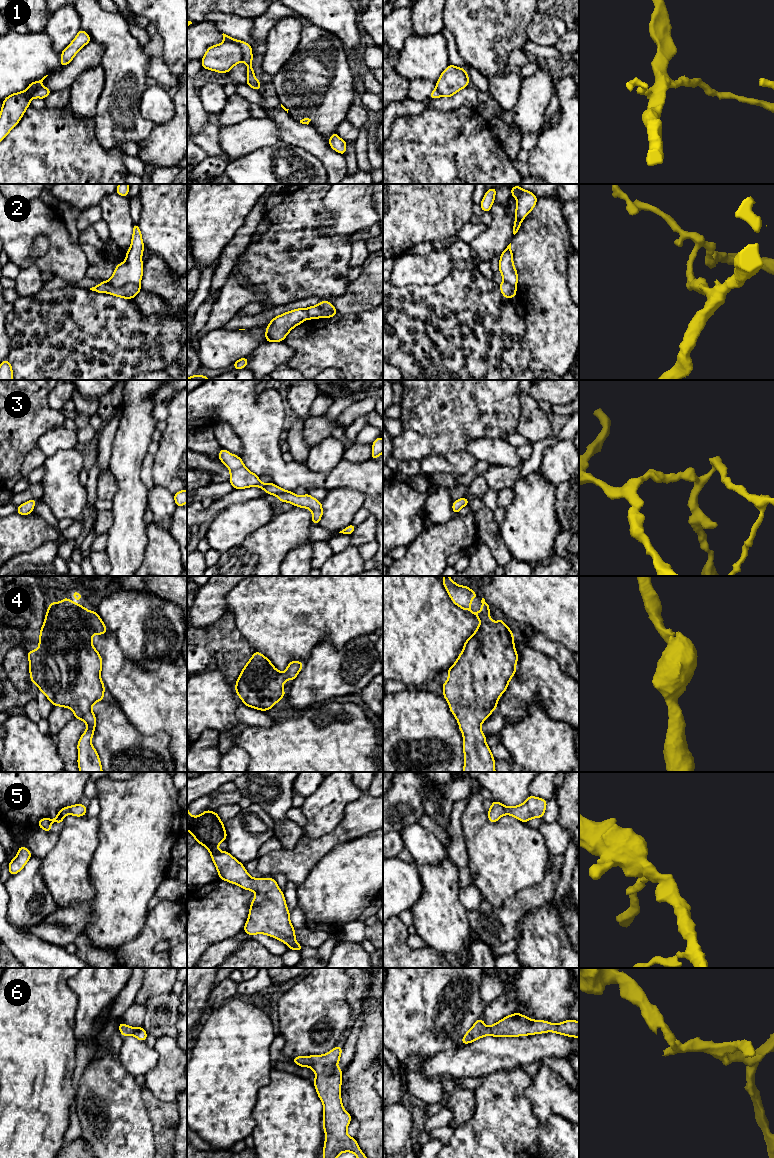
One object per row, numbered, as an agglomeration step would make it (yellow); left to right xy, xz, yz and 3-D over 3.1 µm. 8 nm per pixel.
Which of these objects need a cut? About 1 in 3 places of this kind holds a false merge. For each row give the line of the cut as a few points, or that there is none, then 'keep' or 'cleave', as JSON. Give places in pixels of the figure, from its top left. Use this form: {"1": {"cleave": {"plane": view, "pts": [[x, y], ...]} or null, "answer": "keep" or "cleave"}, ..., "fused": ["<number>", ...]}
{"1": {"cleave": {"plane": "xz", "pts": [[224, 40], [234, 42], [240, 48], [243, 60]]}, "answer": "cleave"}, "2": {"cleave": {"plane": "xy", "pts": [[108, 281], [115, 287], [121, 287], [126, 284], [139, 284]]}, "answer": "cleave"}, "3": {"cleave": null, "answer": "keep"}, "4": {"cleave": null, "answer": "keep"}, "5": {"cleave": null, "answer": "keep"}, "6": {"cleave": null, "answer": "keep"}, "fused": ["1", "2"]}

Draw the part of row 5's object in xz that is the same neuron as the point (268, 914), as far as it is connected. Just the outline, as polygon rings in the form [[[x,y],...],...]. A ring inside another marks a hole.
[[[187,807],[187,831],[190,832],[196,842],[205,846],[211,854],[212,861],[218,871],[219,879],[236,884],[244,890],[250,890],[257,895],[253,898],[248,919],[244,926],[244,932],[250,936],[265,934],[271,936],[289,946],[290,950],[298,952],[304,947],[296,942],[295,929],[290,922],[290,912],[287,909],[285,897],[277,886],[274,878],[253,878],[240,863],[227,851],[219,851],[218,845],[227,839],[224,823],[220,820],[217,812],[204,811],[199,816],[192,816]]]

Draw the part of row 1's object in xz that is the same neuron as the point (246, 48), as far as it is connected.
[[[224,33],[222,35],[224,38],[224,41],[234,42],[241,48],[242,53],[243,53],[243,61],[247,65],[246,84],[249,85],[250,87],[252,87],[254,90],[258,91],[259,88],[261,87],[262,83],[256,79],[256,76],[254,74],[254,70],[253,70],[252,65],[251,65],[252,60],[253,60],[251,45],[244,42],[244,41],[233,39]]]

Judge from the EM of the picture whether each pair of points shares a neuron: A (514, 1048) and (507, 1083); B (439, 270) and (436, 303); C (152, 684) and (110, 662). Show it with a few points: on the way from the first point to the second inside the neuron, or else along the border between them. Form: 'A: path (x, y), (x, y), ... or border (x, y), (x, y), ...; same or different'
A: border (521, 1064), (512, 1068), (499, 1069), (487, 1075); different
B: border (453, 269), (442, 280), (434, 284), (415, 285); different
C: path (142, 684), (132, 684), (120, 672); same

